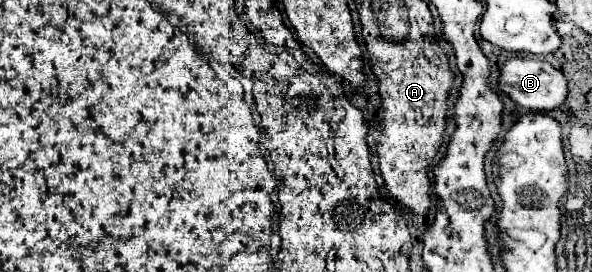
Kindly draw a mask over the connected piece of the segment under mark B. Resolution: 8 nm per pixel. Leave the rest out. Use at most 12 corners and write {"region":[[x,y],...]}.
{"region":[[509,58],[499,90],[527,110],[565,104],[563,72],[545,60]]}

